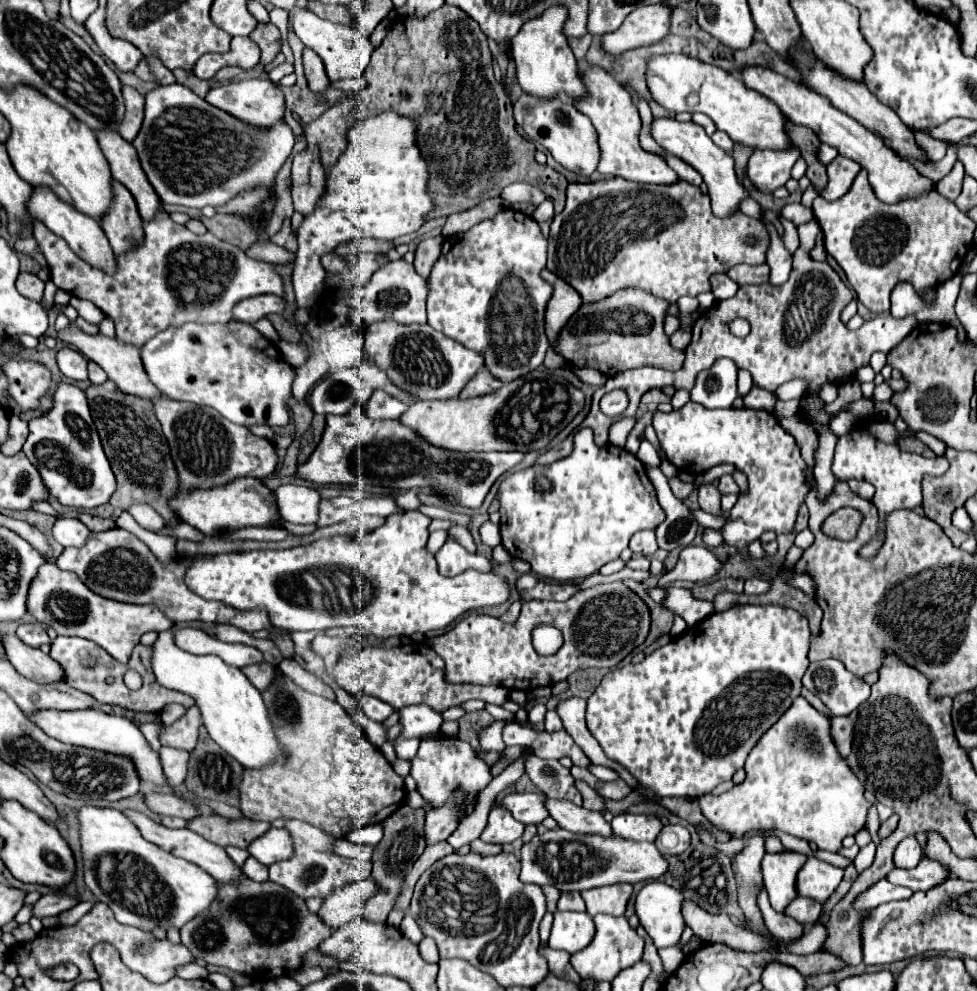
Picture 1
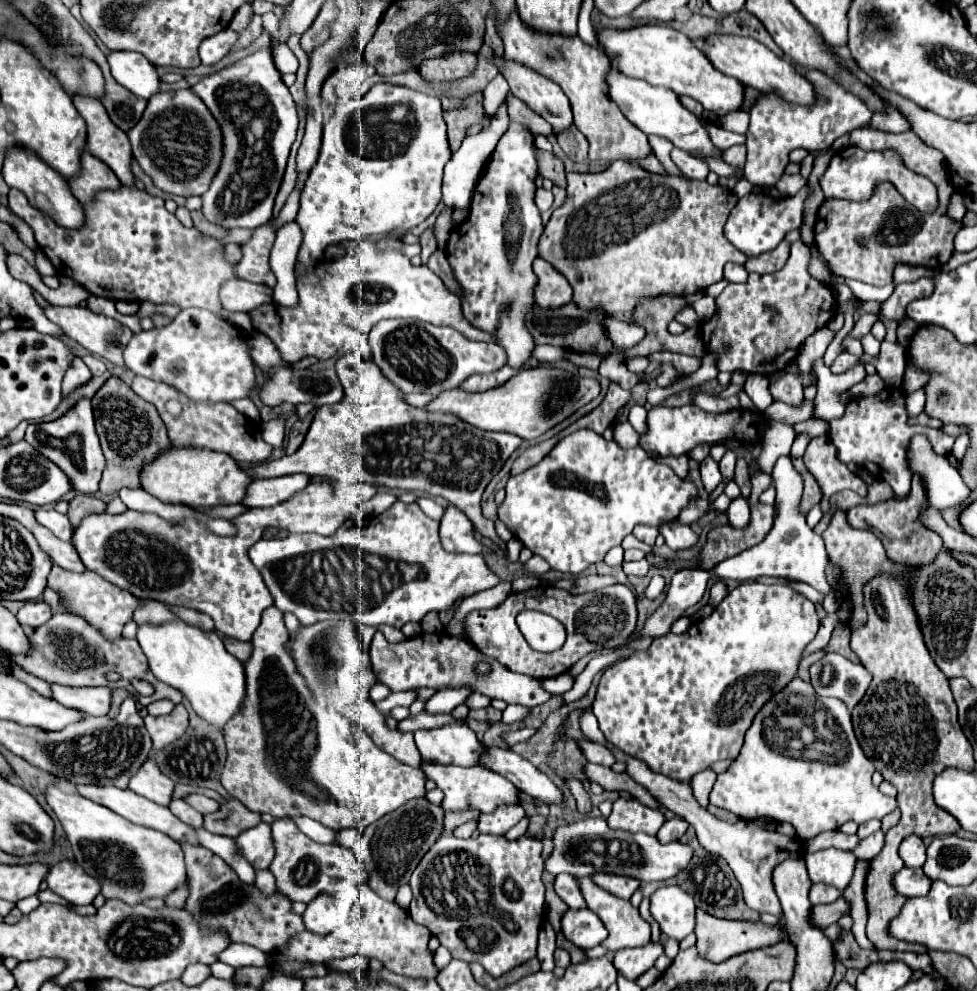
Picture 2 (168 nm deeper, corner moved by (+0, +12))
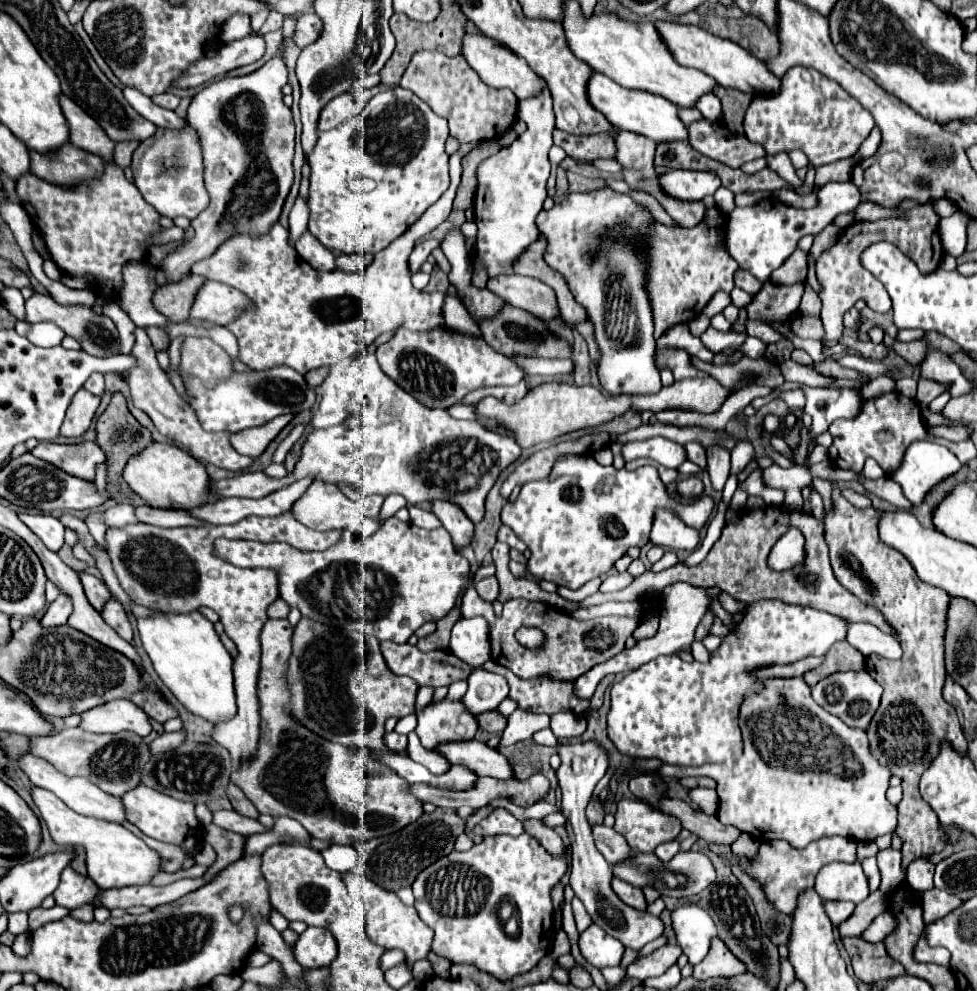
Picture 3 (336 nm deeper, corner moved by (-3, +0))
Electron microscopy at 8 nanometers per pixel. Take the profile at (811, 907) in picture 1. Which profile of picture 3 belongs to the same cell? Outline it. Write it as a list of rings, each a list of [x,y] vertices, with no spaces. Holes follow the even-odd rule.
[[[827,900],[827,902],[825,902],[825,912],[827,912],[829,920],[831,920],[835,926],[841,924],[843,920],[847,920],[847,918],[851,916],[853,908],[855,908],[855,904],[843,902],[843,900]]]

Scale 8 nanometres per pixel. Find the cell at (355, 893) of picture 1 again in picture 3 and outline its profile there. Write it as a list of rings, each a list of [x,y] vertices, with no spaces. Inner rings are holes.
[[[309,926],[295,942],[293,954],[303,968],[321,968],[329,966],[331,960],[335,960],[337,944],[327,928]]]

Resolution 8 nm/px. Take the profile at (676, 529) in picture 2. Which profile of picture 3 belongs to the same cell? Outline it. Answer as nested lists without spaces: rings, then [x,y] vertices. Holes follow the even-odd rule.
[[[663,510],[655,516],[651,542],[671,550],[695,550],[699,544],[699,532],[695,528],[687,528],[673,512]]]

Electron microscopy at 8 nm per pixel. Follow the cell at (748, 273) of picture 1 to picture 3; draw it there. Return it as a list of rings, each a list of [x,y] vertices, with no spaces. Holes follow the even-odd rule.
[[[795,250],[781,268],[777,268],[771,274],[773,284],[795,284],[799,280],[805,280],[807,276],[807,254],[801,250]]]

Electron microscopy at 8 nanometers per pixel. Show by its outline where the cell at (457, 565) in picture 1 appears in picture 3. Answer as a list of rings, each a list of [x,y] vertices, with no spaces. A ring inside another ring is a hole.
[[[435,500],[431,510],[441,520],[443,528],[451,534],[457,550],[463,550],[465,546],[469,546],[469,542],[473,540],[475,526],[471,524],[471,520],[467,520],[467,516],[465,516],[465,512],[461,512],[461,508],[455,508],[455,504]]]

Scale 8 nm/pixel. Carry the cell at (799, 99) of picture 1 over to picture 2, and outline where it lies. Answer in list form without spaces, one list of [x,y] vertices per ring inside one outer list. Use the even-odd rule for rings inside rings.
[[[708,34],[704,38],[702,50],[716,70],[740,80],[746,86],[756,88],[758,92],[776,92],[780,98],[796,102],[796,104],[804,104],[804,106],[816,100],[812,84],[806,78],[802,78],[788,60],[778,58],[772,50],[764,48],[764,44],[760,44],[758,40],[732,36],[732,34]]]

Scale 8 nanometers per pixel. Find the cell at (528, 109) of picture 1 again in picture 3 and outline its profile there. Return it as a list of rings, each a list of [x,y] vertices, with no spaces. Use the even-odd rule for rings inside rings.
[[[465,34],[463,38],[463,56],[469,62],[469,66],[479,74],[479,78],[493,88],[509,88],[517,100],[527,100],[531,96],[539,96],[545,88],[547,82],[543,78],[539,78],[521,56],[513,56],[511,50],[503,48],[501,44],[497,44],[495,40],[489,40],[487,36],[473,36],[473,34]]]

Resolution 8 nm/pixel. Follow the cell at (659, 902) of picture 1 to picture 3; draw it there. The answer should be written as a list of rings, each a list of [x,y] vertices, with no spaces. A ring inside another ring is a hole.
[[[683,904],[671,912],[671,926],[677,944],[683,948],[691,964],[701,962],[709,952],[709,942],[717,936],[711,916],[697,904]]]

